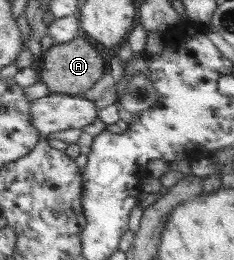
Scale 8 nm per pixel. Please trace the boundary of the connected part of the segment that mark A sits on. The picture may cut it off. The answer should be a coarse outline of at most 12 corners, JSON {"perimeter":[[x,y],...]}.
{"perimeter":[[81,35],[43,51],[38,73],[50,93],[81,95],[105,70]]}

